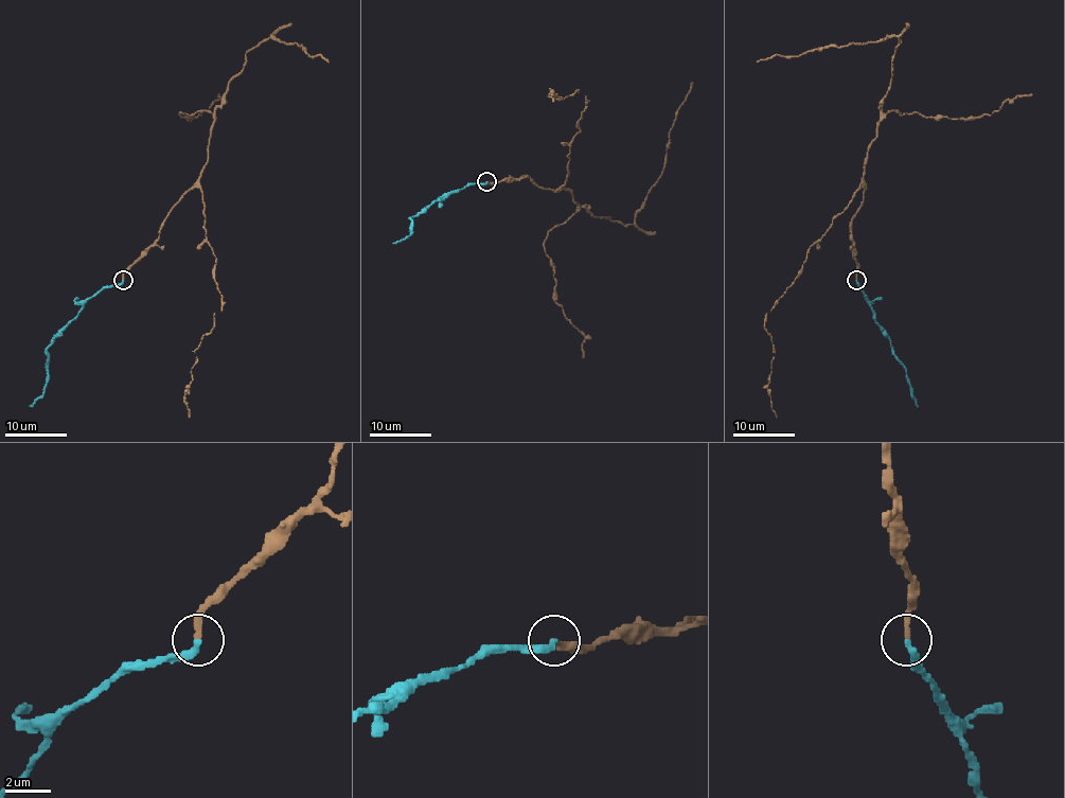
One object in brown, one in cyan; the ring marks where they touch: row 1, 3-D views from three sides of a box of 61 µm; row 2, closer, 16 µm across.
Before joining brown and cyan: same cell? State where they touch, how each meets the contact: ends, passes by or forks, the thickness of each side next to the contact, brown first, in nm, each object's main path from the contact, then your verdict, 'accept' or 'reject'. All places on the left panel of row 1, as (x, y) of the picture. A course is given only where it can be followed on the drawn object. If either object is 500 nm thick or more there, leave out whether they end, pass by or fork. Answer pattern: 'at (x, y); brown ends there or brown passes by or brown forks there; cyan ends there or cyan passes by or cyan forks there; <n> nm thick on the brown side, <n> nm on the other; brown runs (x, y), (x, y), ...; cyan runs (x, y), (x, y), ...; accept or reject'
at (123, 280); brown ends there; cyan ends there; 280 nm thick on the brown side, 320 nm on the other; brown runs (122, 280), (199, 176), (213, 113), (243, 69), (246, 53), (270, 36), (329, 63); cyan runs (122, 280), (118, 284), (104, 286), (53, 339), (47, 349), (43, 392), (29, 406); accept

